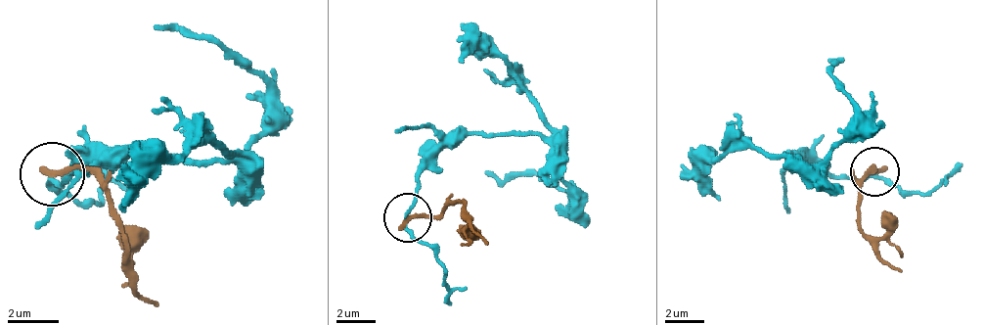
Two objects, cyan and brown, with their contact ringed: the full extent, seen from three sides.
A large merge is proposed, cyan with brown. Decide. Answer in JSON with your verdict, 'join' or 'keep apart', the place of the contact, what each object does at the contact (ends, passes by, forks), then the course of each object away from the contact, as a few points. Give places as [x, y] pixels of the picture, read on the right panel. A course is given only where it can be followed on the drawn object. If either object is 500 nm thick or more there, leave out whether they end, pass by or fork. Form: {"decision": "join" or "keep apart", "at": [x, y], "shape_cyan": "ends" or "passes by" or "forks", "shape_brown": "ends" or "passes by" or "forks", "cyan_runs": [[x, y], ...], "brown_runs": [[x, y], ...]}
{"decision": "keep apart", "at": [874, 171], "shape_cyan": "passes by", "shape_brown": "ends", "cyan_runs": [[875, 172], [832, 177], [793, 158], [793, 162], [808, 162], [842, 138], [857, 105], [827, 61]], "brown_runs": [[875, 172], [871, 167], [861, 187], [861, 236], [900, 270]]}

